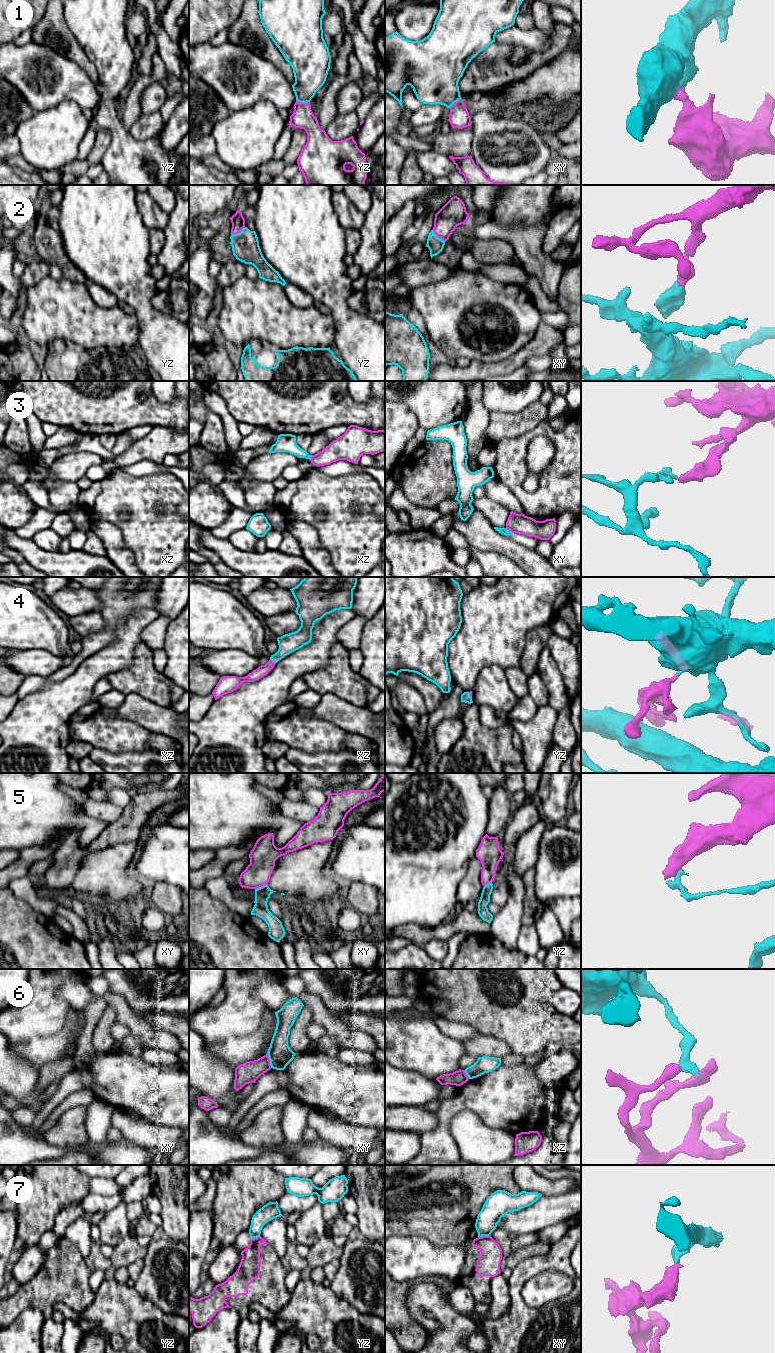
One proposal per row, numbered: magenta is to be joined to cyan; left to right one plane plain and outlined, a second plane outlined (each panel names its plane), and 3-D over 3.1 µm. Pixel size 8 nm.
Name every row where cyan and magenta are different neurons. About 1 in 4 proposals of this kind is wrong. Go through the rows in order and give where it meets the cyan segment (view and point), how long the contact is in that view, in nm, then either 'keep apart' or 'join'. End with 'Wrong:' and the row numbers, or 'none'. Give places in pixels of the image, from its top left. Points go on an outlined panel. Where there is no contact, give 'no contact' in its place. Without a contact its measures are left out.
1: contact yz (303, 102); length 110 nm; join
2: contact xy (437, 237); length 140 nm; join
3: contact xy (509, 530); length 80 nm; keep apart
4: contact xz (273, 661); length 60 nm; join
5: contact xy (262, 886); length 120 nm; keep apart
6: contact xy (269, 1059); length 120 nm; keep apart
7: contact xy (483, 1235); length 100 nm; keep apart
Wrong: 3, 5, 6, 7

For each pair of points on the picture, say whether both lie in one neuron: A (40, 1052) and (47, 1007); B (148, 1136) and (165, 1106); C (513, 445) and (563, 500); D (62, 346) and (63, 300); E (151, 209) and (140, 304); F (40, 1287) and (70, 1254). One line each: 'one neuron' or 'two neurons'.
A: one neuron
B: two neurons
C: one neuron
D: two neurons
E: two neurons
F: one neuron

